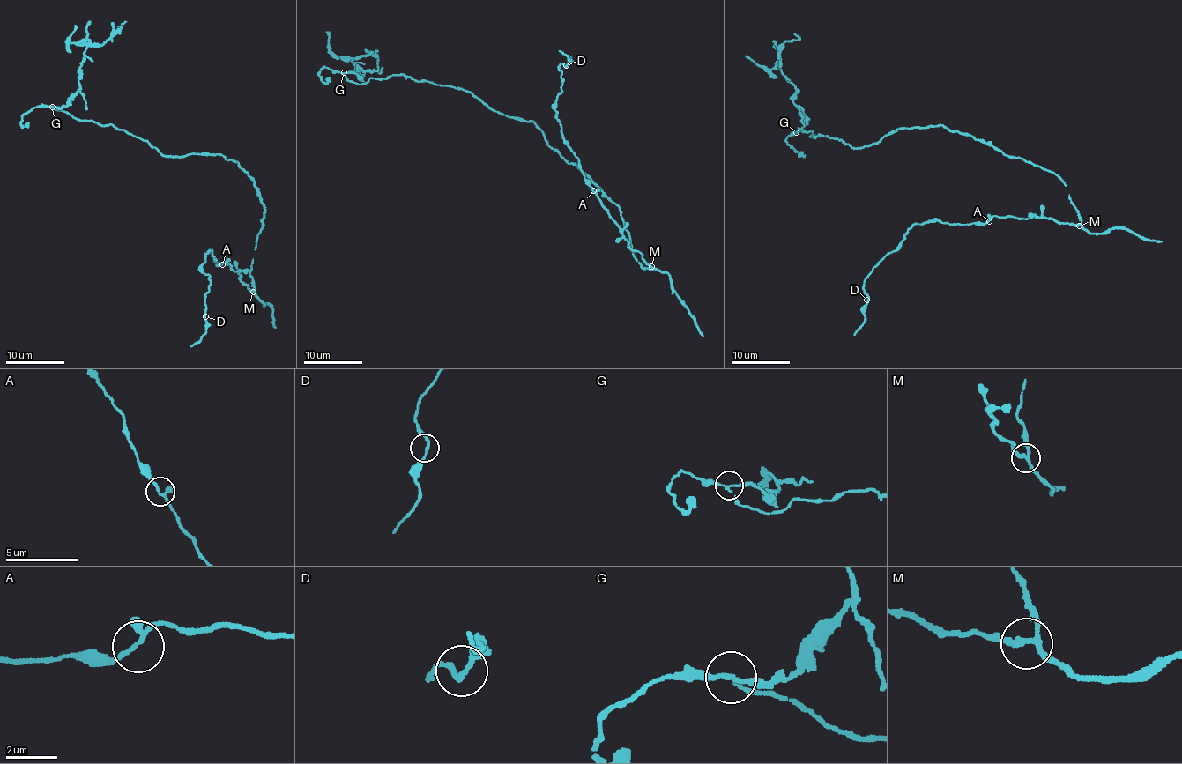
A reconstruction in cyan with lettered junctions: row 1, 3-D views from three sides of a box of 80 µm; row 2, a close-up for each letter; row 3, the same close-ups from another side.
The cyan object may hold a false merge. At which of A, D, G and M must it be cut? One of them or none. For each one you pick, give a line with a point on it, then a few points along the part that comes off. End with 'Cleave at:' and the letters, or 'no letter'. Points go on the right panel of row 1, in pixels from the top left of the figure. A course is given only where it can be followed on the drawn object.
G: (796, 132) | (796, 131), (805, 118), (792, 100), (796, 88), (780, 68), (780, 55), (784, 43), (798, 38), (794, 33)
Cleave at: G

